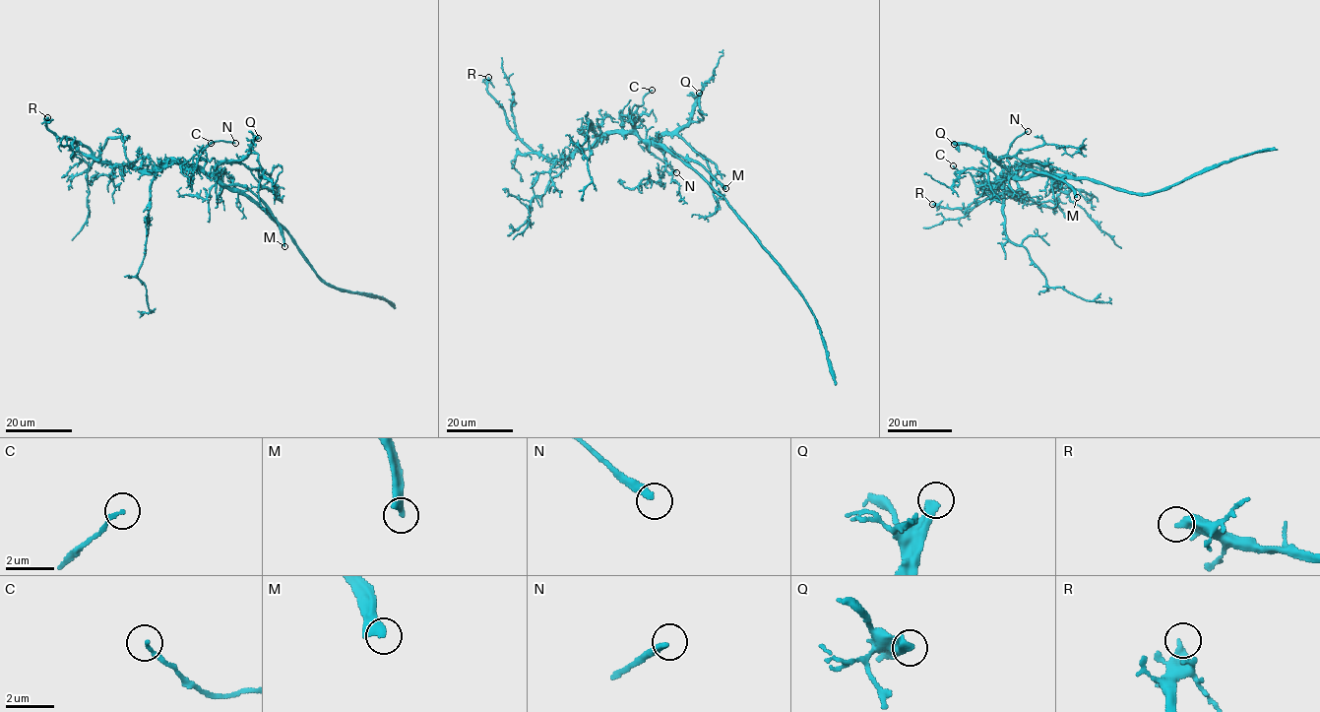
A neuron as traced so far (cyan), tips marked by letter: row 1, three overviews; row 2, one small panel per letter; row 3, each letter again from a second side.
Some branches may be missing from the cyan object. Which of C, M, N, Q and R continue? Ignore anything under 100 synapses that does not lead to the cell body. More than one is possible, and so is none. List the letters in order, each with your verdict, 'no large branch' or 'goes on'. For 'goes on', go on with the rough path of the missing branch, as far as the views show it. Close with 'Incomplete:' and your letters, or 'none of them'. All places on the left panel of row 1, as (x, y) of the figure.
C: no large branch
M: goes on
N: no large branch
Q: goes on; missing branch runs (258, 138), (270, 144), (291, 170), (315, 191), (335, 216), (337, 225)
R: no large branch
Incomplete: M, Q

